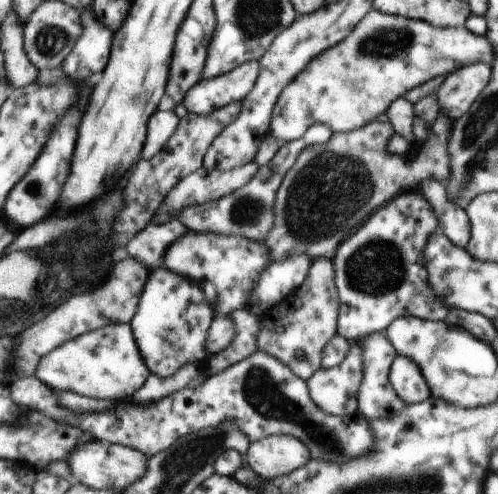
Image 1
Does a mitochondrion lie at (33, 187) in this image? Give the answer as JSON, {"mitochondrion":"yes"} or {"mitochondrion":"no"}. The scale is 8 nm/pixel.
{"mitochondrion":"yes"}

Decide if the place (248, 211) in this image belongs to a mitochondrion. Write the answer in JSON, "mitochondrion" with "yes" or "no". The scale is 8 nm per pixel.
{"mitochondrion":"yes"}

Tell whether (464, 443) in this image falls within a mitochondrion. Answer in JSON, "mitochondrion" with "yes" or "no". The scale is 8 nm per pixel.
{"mitochondrion":"no"}

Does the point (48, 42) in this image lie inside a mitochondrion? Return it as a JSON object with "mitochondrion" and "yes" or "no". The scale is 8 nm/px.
{"mitochondrion":"yes"}

